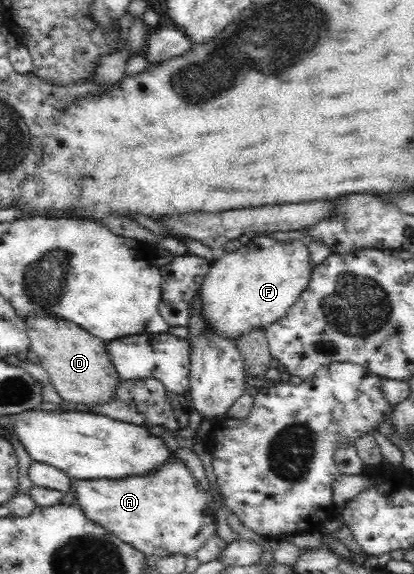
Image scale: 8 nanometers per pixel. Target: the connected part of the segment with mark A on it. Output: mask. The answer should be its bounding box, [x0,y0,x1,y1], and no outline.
[67,453,216,558]

